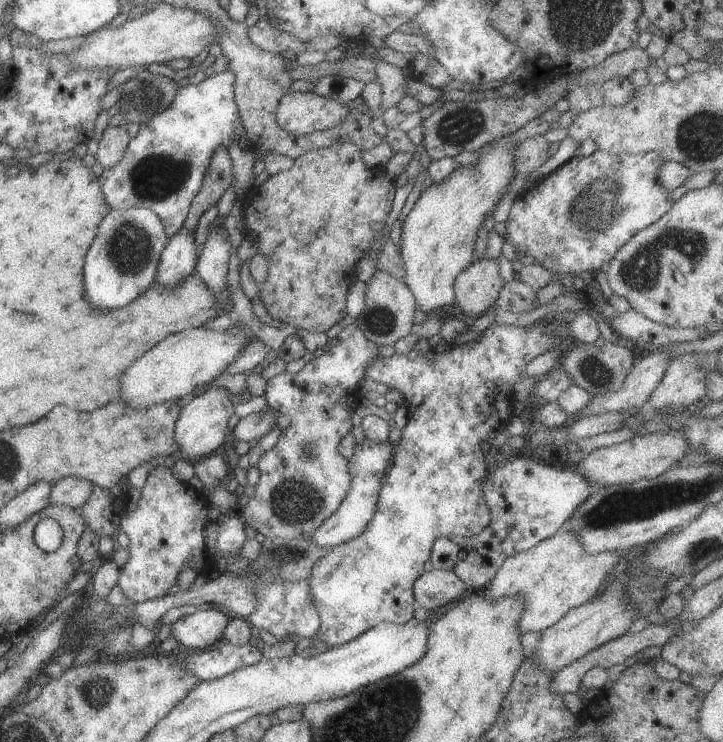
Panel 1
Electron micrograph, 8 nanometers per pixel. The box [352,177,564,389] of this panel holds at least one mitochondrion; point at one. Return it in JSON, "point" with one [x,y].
{"point":[381,319]}

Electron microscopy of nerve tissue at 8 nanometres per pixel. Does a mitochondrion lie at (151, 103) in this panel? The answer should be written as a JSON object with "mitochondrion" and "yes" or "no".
{"mitochondrion":"yes"}

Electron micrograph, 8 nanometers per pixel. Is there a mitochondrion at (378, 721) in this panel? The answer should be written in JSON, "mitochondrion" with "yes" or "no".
{"mitochondrion":"yes"}

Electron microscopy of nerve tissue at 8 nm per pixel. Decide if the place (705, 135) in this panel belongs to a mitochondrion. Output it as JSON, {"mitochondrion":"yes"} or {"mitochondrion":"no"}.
{"mitochondrion":"yes"}

